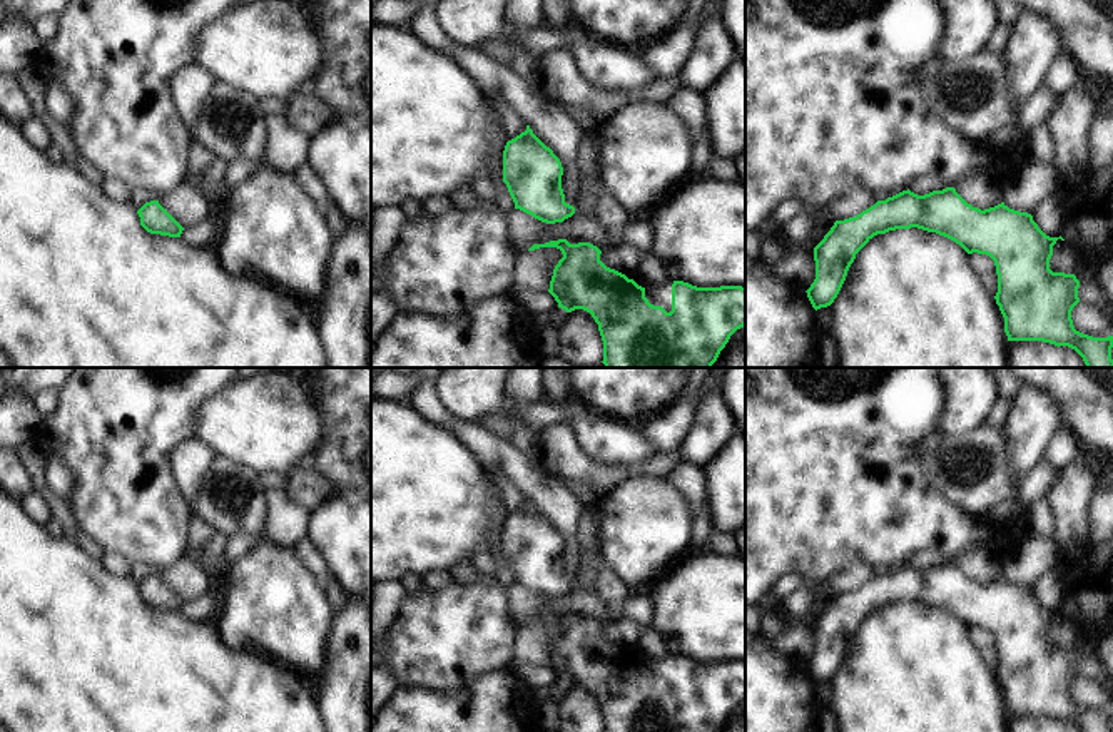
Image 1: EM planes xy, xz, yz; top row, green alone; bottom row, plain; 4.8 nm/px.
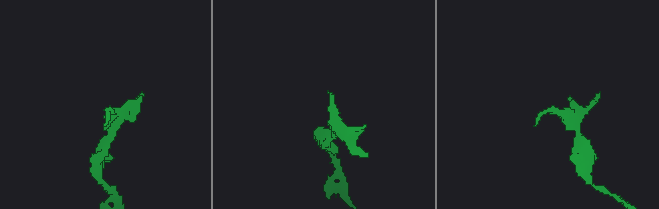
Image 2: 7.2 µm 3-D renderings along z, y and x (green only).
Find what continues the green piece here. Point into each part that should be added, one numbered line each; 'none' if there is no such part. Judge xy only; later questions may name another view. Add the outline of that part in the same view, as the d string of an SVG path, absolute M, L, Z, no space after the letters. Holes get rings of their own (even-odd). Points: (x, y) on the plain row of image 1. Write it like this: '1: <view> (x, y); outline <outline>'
none

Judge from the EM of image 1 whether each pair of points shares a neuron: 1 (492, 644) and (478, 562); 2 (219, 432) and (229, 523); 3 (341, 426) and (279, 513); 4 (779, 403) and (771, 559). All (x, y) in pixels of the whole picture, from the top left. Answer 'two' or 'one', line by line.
1: two
2: two
3: two
4: one

